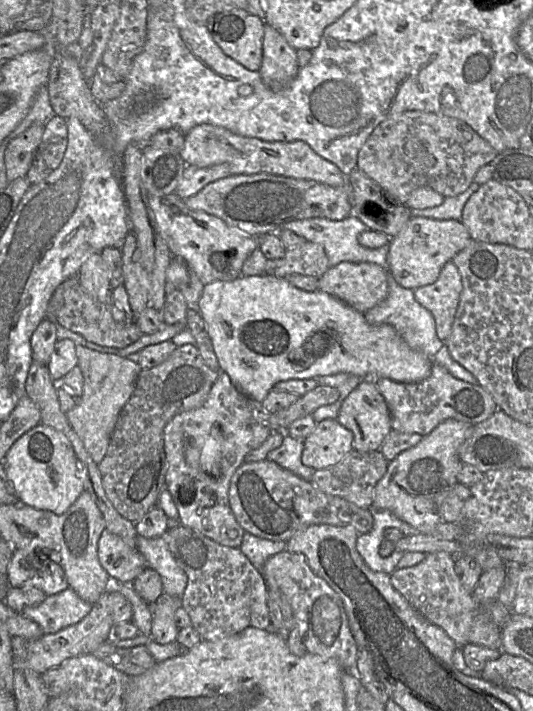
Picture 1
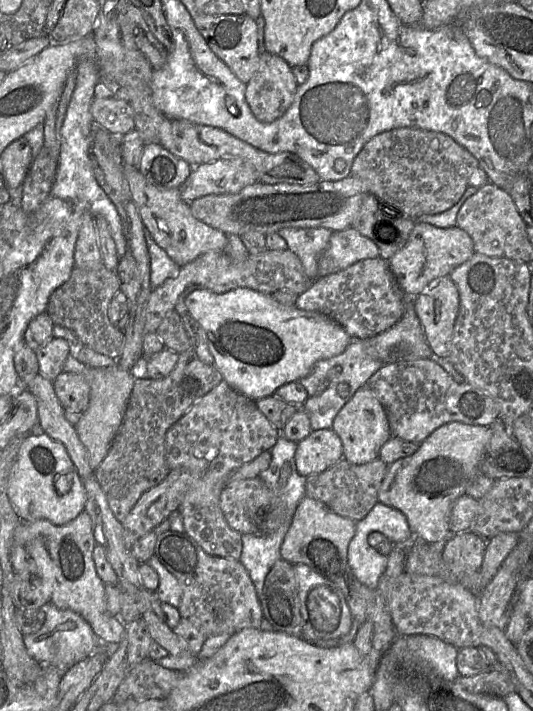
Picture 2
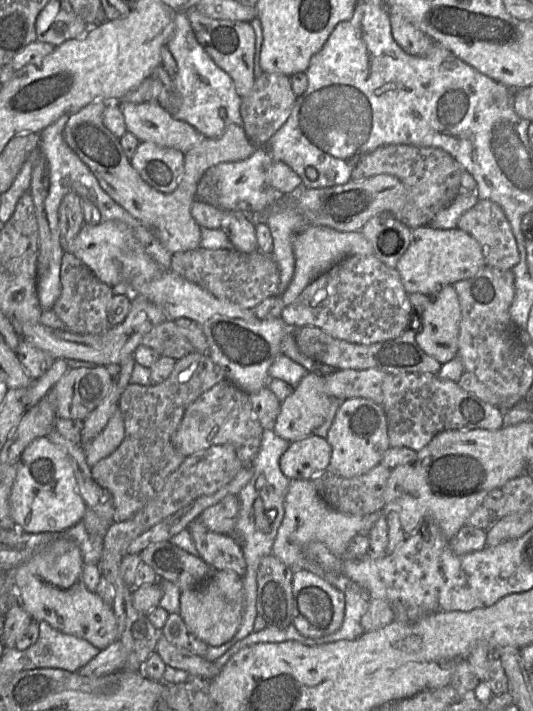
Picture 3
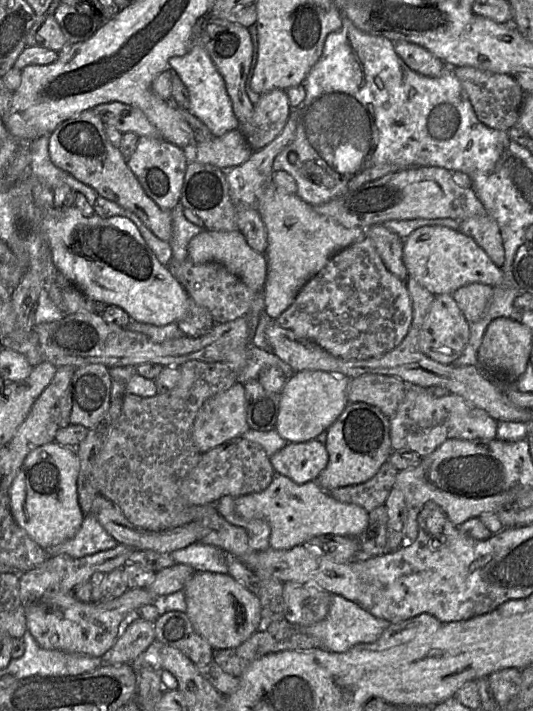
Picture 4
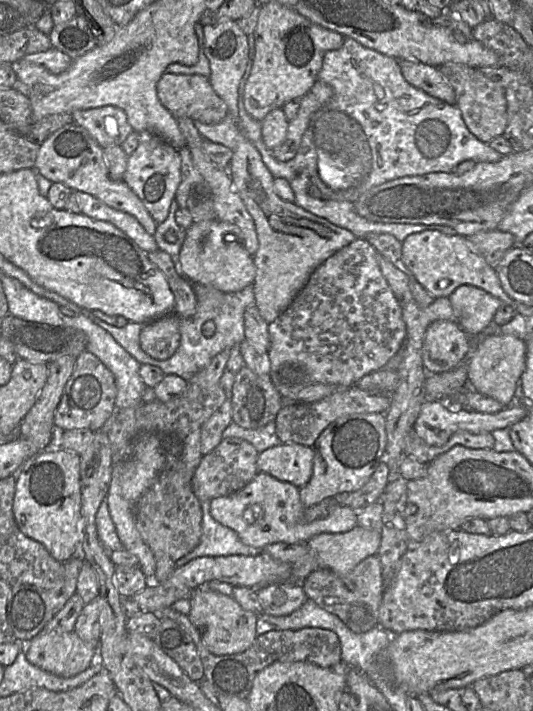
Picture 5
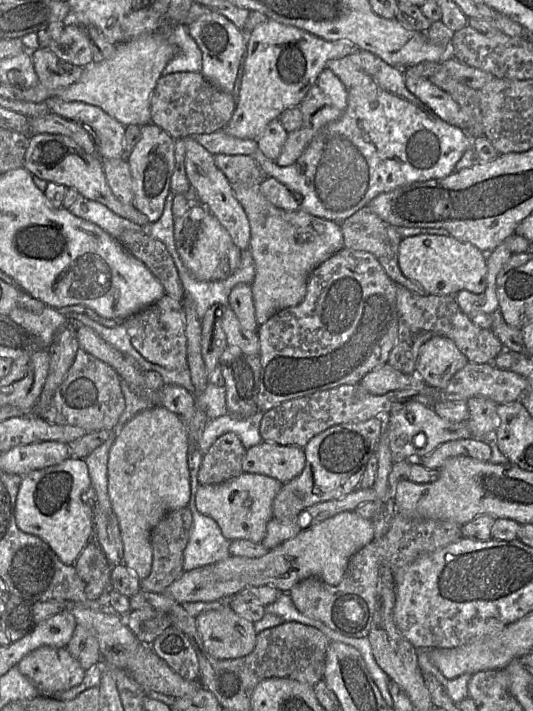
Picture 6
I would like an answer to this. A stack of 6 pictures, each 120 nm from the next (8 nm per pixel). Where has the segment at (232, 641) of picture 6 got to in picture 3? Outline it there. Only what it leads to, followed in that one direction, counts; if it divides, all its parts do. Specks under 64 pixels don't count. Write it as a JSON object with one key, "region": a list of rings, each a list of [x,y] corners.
{"region":[[[215,571],[202,585],[184,590],[180,596],[180,612],[189,631],[208,646],[218,647],[230,641],[239,630],[244,609],[242,578],[232,571]]]}

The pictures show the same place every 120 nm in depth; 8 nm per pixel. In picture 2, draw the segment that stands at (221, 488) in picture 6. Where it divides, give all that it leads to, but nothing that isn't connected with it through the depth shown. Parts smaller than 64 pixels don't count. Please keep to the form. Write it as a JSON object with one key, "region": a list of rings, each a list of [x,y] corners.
{"region":[[[306,495],[296,508],[280,547],[280,554],[281,559],[290,564],[304,564],[338,586],[346,599],[353,620],[362,624],[369,616],[375,590],[360,583],[349,566],[348,546],[355,533],[355,521],[335,514],[321,502]]]}

